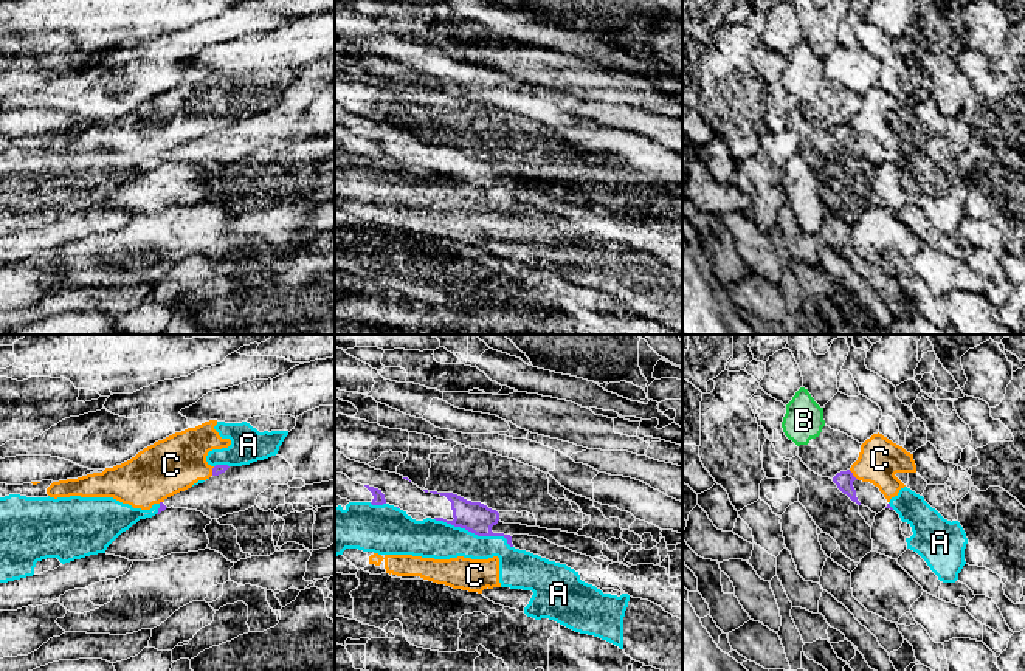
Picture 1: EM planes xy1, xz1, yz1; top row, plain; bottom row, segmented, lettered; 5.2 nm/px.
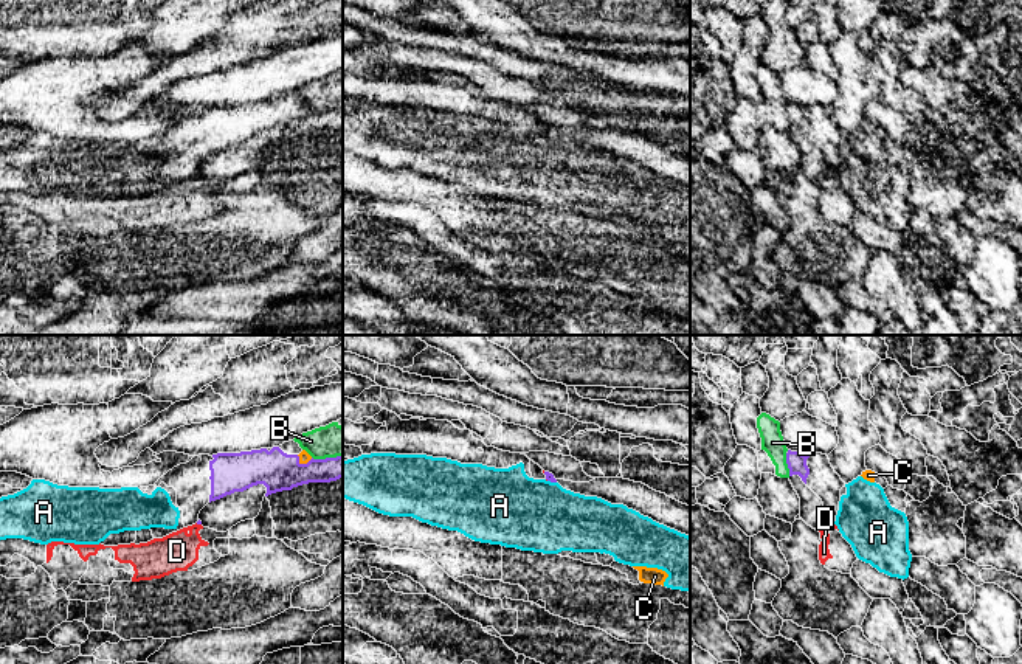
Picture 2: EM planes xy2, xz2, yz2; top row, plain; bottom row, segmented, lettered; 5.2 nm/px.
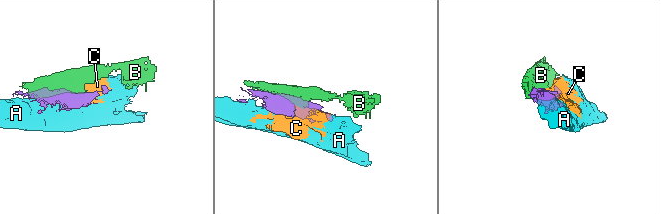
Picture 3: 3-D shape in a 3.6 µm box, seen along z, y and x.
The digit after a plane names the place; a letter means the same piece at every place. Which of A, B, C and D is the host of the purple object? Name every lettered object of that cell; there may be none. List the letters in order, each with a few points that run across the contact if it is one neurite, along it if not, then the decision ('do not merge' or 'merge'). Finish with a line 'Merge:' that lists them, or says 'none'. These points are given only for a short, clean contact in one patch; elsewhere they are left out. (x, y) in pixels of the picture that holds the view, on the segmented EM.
A: do not merge
B: do not merge
C: merge
D: xy2 (196, 523), (200, 525) | do not merge
Merge: C

